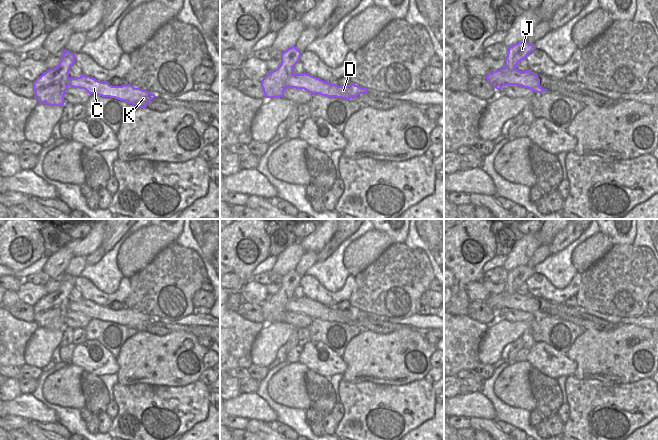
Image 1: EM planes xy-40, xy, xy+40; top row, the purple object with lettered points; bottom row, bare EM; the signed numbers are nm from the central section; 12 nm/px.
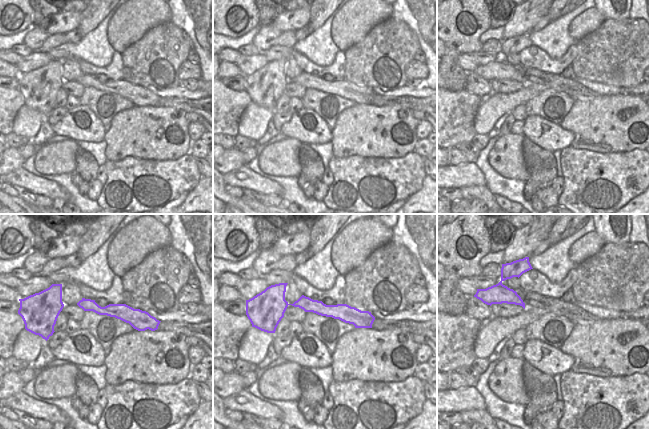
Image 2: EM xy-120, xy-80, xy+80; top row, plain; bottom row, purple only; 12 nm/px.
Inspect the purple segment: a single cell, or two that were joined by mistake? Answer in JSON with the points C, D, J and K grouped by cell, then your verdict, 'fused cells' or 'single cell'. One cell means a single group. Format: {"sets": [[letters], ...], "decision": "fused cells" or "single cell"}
{"sets": [["C", "D", "K"], ["J"]], "decision": "fused cells"}

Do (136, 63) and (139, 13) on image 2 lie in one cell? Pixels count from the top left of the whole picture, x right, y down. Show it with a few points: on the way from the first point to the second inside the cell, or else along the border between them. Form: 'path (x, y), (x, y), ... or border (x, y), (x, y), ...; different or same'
border (156, 26), (149, 29), (121, 53); different

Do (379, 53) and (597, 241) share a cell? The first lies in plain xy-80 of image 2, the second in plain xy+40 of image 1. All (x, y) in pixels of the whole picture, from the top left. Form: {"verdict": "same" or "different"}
{"verdict": "different"}

